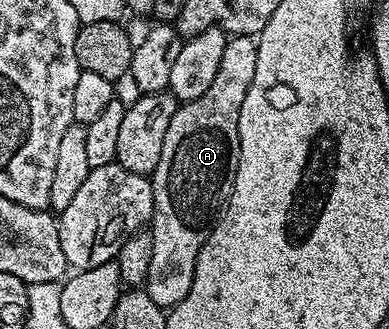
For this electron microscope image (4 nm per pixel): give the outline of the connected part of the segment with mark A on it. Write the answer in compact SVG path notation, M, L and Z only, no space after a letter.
M231 36L224 47L220 67L216 70L216 79L212 79L208 91L204 91L200 99L179 104L176 115L172 115L172 123L168 123L164 147L160 150L160 163L156 163L156 171L152 174L154 215L148 229L152 235L152 259L148 262L144 286L152 303L156 303L163 311L173 309L182 302L184 295L188 295L200 247L204 247L210 230L230 195L230 188L234 185L234 172L238 166L240 151L240 107L244 103L248 87L252 87L252 75L256 75L257 54L258 42L254 37Z

